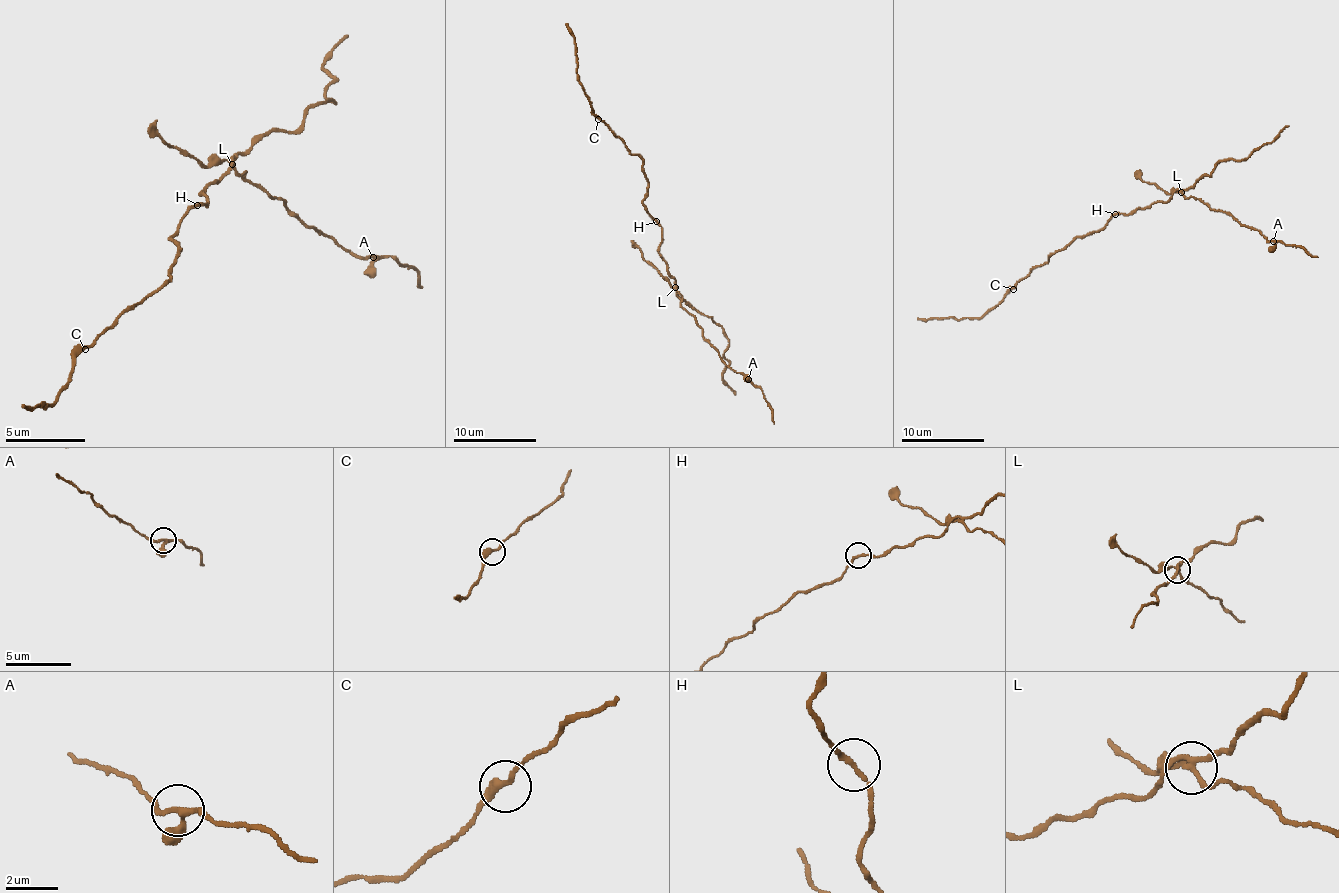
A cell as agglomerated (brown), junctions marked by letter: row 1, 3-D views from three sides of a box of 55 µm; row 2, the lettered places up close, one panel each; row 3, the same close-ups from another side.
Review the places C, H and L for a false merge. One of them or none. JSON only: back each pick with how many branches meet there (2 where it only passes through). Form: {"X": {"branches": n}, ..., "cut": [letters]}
{"L": {"branches": 4}, "cut": ["L"]}

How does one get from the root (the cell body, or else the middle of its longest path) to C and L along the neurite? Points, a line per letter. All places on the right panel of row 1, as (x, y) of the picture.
C: (1117, 214), (1102, 228), (1075, 237), (1054, 251), (1013, 289)
L: (1117, 214), (1132, 214), (1140, 207), (1167, 201), (1175, 191), (1182, 193)

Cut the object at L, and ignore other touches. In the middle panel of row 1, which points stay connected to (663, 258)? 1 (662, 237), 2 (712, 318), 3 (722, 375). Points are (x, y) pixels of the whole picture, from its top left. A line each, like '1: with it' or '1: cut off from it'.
1: with it
2: with it
3: with it

